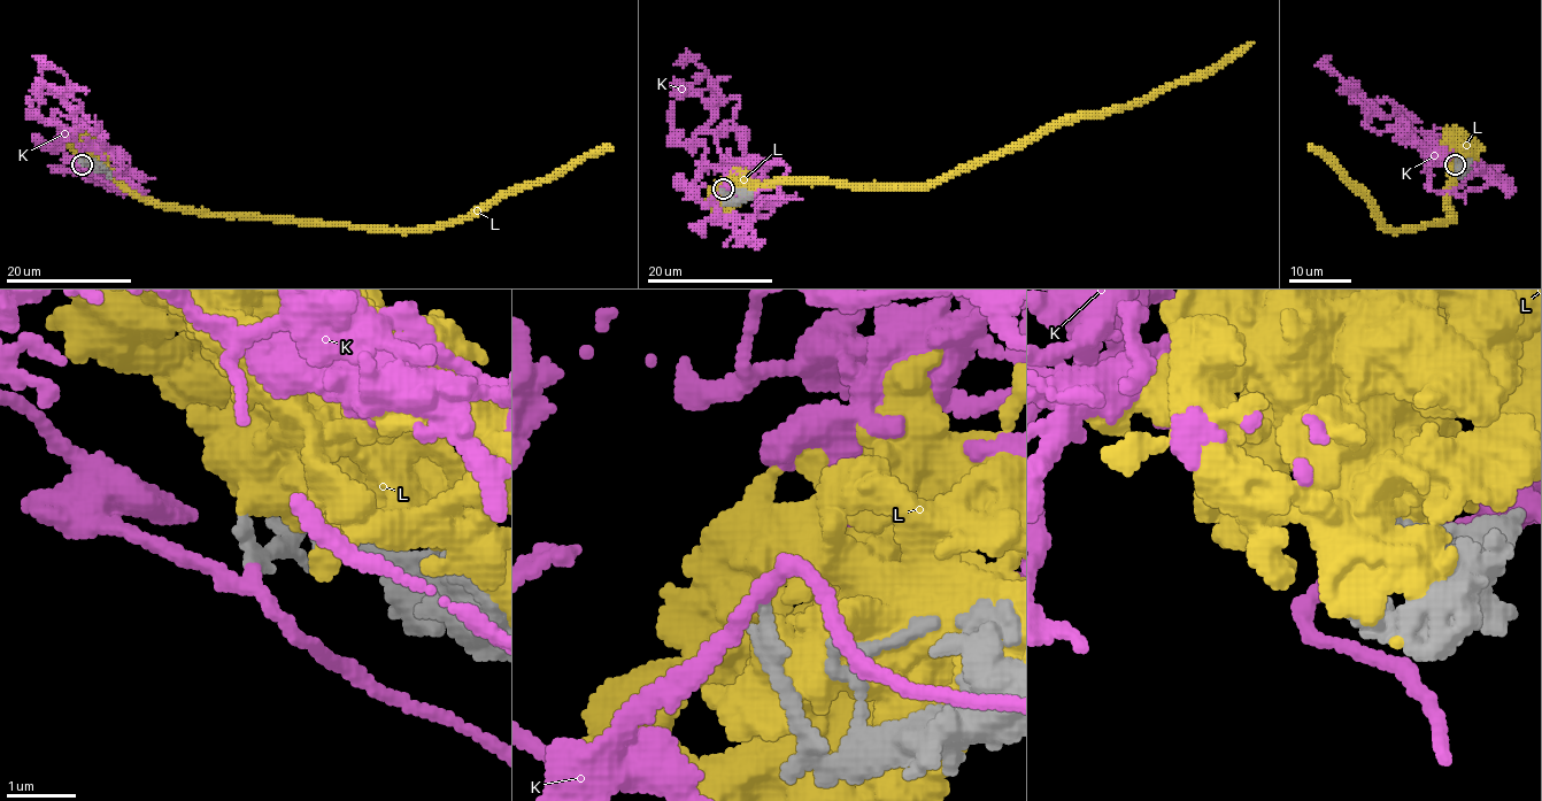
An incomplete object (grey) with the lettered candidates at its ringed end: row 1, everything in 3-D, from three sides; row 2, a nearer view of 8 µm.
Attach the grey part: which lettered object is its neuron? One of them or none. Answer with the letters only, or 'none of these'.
K

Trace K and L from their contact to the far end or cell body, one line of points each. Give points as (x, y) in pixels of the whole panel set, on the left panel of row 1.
K: (82, 164), (47, 146), (64, 133), (52, 122), (52, 112), (69, 116), (81, 104), (61, 70), (31, 55)
L: (81, 160), (98, 159), (137, 194), (160, 203), (423, 228), (471, 216), (611, 146)

